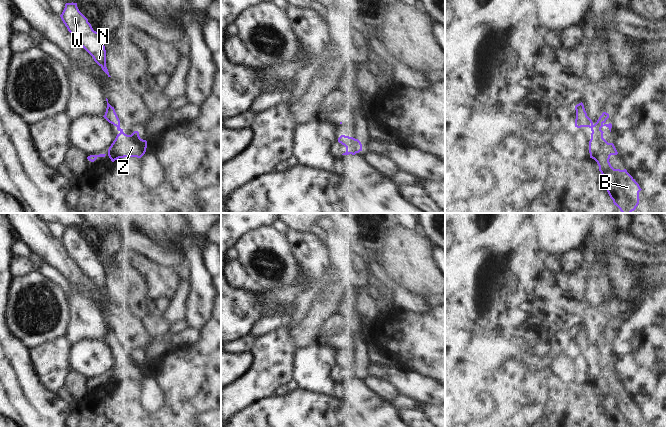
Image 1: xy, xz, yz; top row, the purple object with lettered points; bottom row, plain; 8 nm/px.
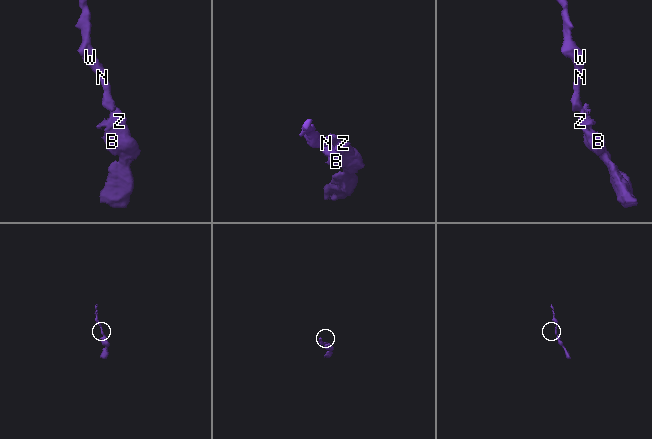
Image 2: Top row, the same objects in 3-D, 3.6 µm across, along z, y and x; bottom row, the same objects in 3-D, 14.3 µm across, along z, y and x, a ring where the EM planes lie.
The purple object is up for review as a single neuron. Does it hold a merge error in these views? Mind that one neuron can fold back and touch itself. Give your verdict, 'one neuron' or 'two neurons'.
one neuron

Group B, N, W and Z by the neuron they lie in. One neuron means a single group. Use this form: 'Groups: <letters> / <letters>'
Groups: B N W Z

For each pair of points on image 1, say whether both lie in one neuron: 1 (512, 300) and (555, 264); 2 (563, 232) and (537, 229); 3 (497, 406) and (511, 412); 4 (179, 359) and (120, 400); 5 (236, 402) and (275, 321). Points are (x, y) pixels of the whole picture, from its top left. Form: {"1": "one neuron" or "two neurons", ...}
{"1": "two neurons", "2": "one neuron", "3": "two neurons", "4": "one neuron", "5": "two neurons"}

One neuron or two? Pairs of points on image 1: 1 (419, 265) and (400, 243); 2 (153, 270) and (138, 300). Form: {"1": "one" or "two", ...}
{"1": "one", "2": "two"}

